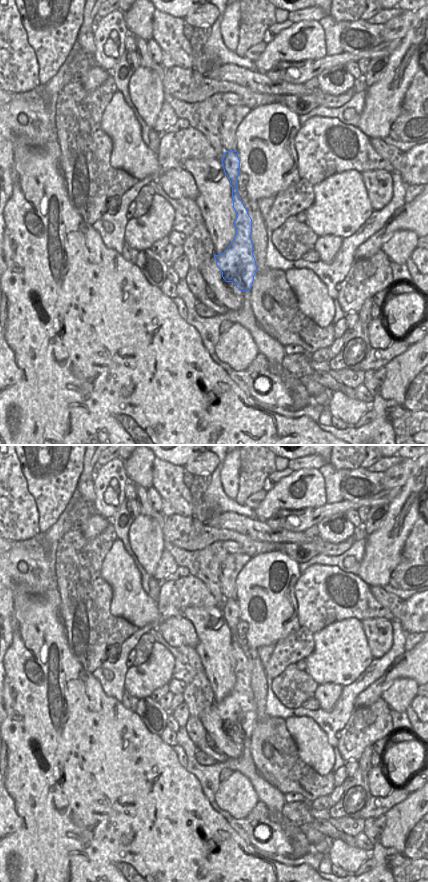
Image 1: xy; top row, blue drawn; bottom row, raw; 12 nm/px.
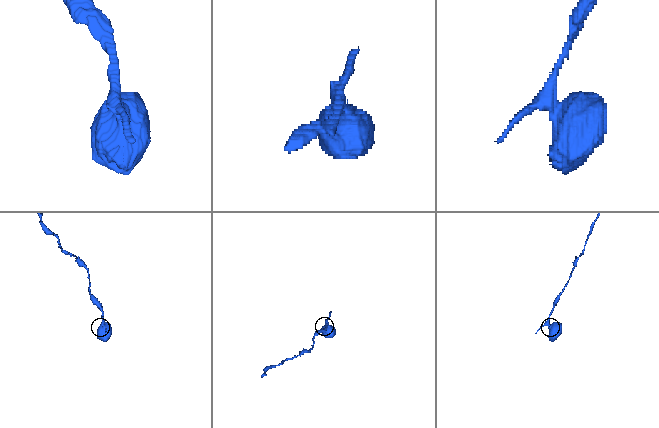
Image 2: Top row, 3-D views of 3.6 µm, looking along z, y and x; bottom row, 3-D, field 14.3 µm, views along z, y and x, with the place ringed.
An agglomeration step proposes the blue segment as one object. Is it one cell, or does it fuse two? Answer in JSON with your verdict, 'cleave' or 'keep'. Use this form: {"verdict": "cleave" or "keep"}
{"verdict": "keep"}

